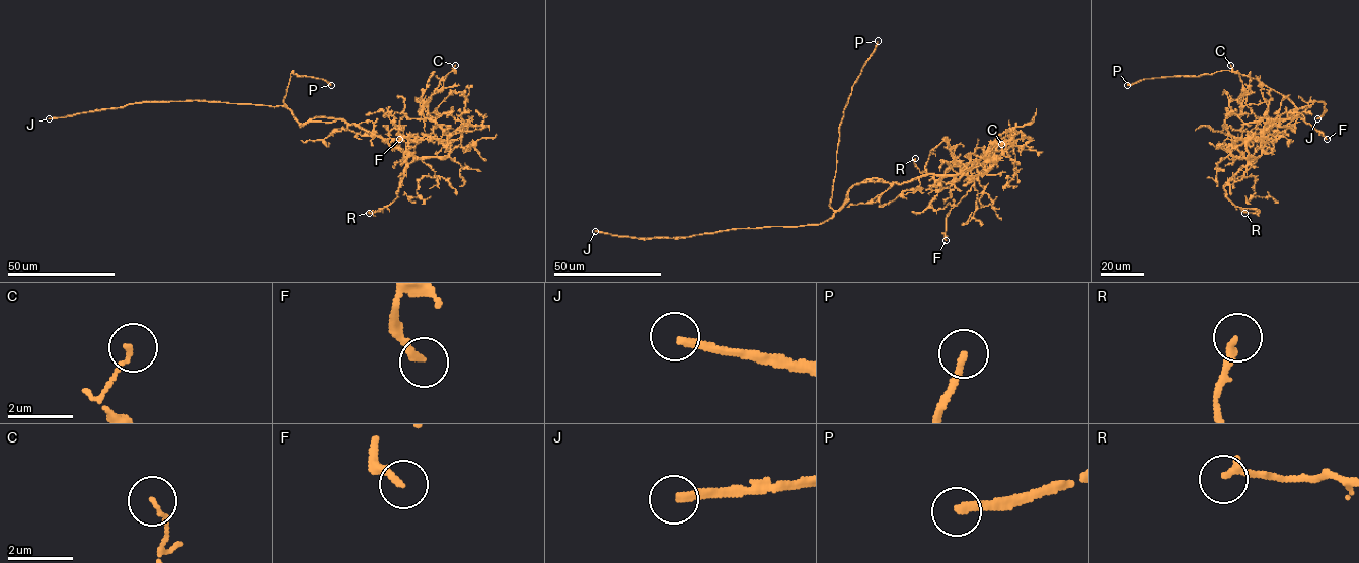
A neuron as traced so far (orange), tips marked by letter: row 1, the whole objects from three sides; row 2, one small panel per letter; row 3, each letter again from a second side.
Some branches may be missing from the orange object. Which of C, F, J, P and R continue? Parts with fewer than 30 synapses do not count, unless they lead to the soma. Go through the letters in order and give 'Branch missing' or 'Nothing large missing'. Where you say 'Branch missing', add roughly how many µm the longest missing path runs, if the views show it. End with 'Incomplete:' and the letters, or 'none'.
C: Nothing large missing
F: Nothing large missing
J: Branch missing. Missing length about 200 µm
P: Branch missing. Missing length about 35 µm
R: Nothing large missing
Incomplete: J, P

